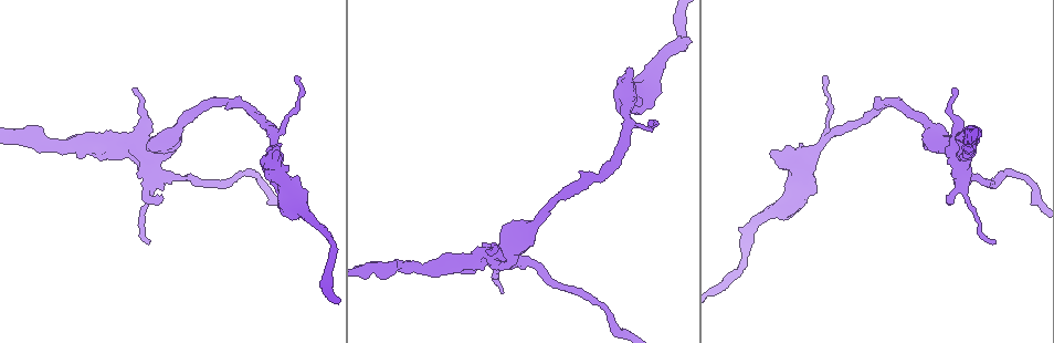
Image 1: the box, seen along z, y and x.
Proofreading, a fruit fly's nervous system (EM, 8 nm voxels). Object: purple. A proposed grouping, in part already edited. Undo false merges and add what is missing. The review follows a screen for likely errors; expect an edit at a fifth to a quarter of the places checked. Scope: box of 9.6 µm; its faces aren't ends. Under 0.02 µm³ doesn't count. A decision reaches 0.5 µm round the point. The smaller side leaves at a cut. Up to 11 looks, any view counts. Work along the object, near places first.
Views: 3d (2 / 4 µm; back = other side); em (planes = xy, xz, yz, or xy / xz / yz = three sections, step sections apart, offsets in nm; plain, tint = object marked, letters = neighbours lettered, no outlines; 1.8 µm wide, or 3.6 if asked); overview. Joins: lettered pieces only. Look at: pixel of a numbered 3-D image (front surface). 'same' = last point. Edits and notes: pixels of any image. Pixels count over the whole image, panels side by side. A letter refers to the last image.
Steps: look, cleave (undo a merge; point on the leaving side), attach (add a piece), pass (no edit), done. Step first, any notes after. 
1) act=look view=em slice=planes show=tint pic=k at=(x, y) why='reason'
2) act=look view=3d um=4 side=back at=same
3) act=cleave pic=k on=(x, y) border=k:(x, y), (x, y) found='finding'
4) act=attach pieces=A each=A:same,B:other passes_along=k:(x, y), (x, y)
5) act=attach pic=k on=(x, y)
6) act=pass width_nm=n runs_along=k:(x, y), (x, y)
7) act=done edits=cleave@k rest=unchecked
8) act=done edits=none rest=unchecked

act=look view=3d um=2 pic=1 at=(804, 158) why='calibre changes'

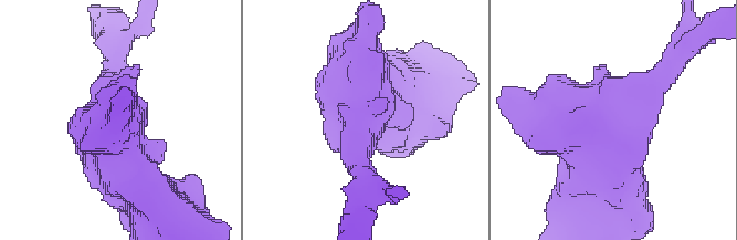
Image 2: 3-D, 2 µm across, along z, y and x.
act=look view=em slice=planes show=tint pic=2 at=(360, 119) arms=3 arm_widths_nm=220,220,480

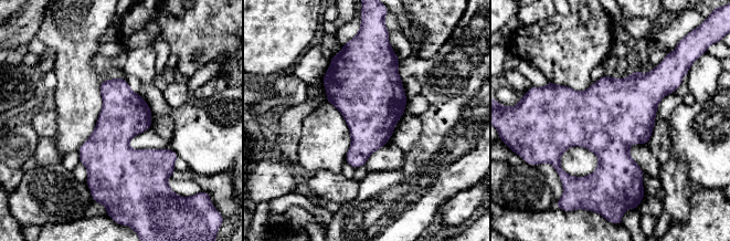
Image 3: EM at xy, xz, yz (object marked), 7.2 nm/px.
act=look view=em slice=planes show=letters at=same

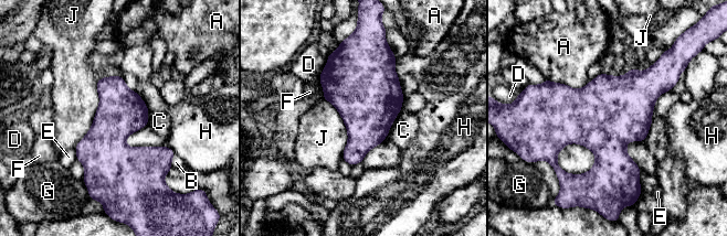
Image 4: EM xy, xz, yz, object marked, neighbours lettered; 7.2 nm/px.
act=pass longest_contact=J:550nm each=A:other,B:other,C:other,D:other,E:other,F:other,G:other,H:other,J:other found='all the same neuron'

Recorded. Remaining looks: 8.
act=look view=3d um=4 pic=1 at=(153, 185) why='sudden change in width'

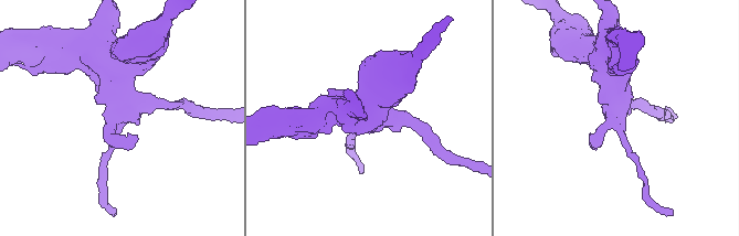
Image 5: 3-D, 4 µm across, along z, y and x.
act=look view=em slice=planes show=tint pic=5 at=(621, 113) why='shape alone is not enough'

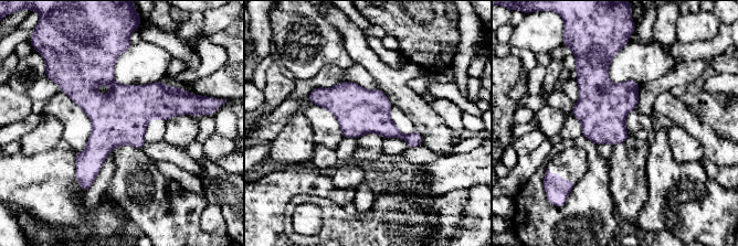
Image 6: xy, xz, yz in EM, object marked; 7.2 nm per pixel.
act=look view=em slice=planes show=letters at=same why='see the neighbours'

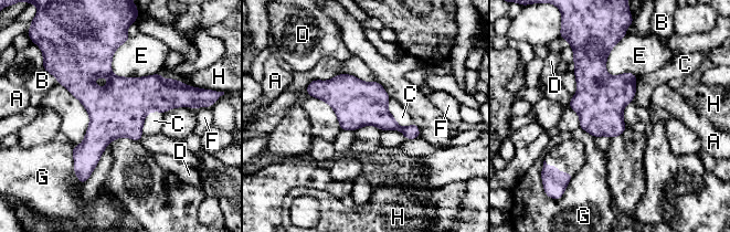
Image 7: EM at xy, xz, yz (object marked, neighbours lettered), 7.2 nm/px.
act=pass each=A:other,B:other,C:other,D:other,E:other,F:other,G:other,H:other border=7:(390, 97), (388, 111), (410, 126) found='continuous, no second neuron'

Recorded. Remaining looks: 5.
act=look view=em slice=planes show=letters pic=1 at=(996, 241) why='thin end'

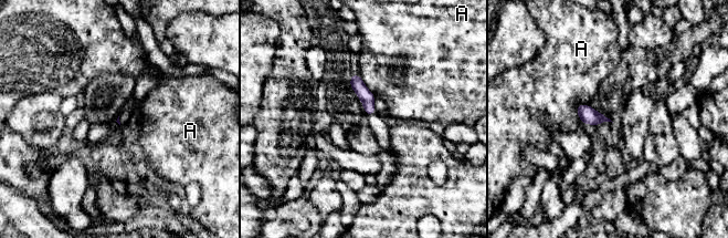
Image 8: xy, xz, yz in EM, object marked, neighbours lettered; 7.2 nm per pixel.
act=pass each=A:other found='none of them fits'

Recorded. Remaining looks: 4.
act=look view=3d um=4 pic=1 at=(486, 252) why='an open end'

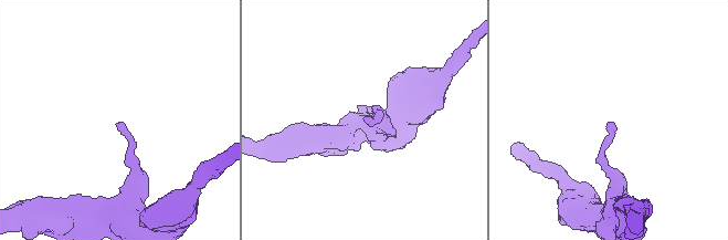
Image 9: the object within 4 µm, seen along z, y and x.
act=look view=em slice=xz step=16 show=letters pic=9 at=(365, 118) why='need the tissue'

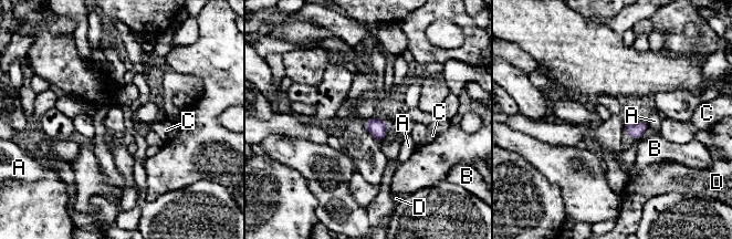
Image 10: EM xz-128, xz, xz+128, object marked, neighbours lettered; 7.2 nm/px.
act=pass each=A:other,B:other,C:other,D:other border=10:(640, 136), (637, 139) found='none of them fits'

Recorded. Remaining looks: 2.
act=done edits=none rest=unchecked

